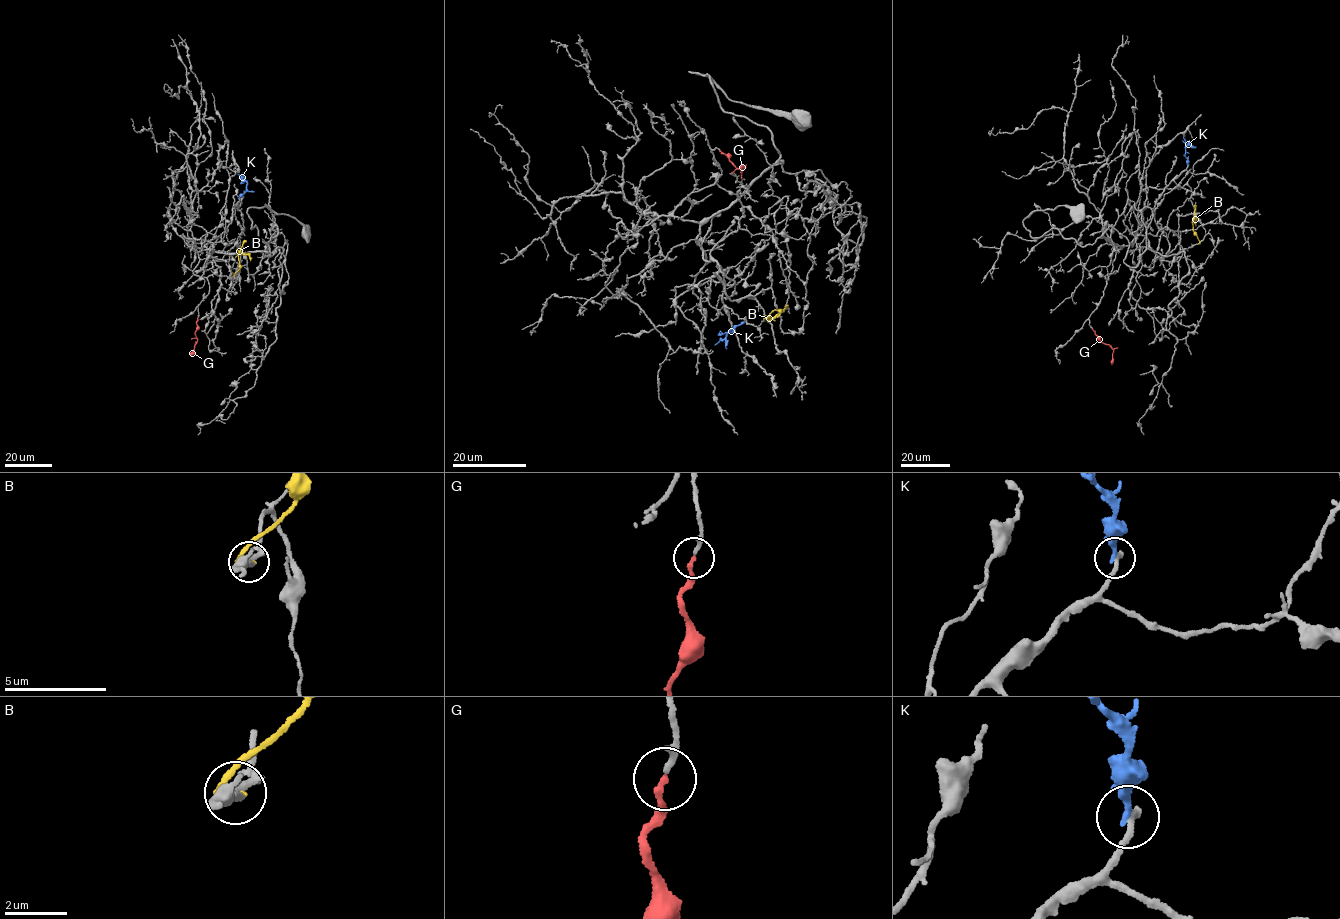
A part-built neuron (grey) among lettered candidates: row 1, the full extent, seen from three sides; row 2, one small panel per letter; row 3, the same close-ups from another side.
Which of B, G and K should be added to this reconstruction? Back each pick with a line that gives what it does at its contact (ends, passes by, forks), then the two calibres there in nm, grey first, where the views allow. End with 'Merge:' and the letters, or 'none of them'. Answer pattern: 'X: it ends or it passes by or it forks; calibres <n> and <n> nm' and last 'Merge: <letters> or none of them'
G: it ends; calibres 200 and 200 nm
Merge: G

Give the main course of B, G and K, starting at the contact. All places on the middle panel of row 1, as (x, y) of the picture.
B: (779, 315), (774, 310), (769, 315), (775, 316), (788, 305)
G: (720, 151), (741, 171), (742, 166)
K: (730, 330), (714, 345)

